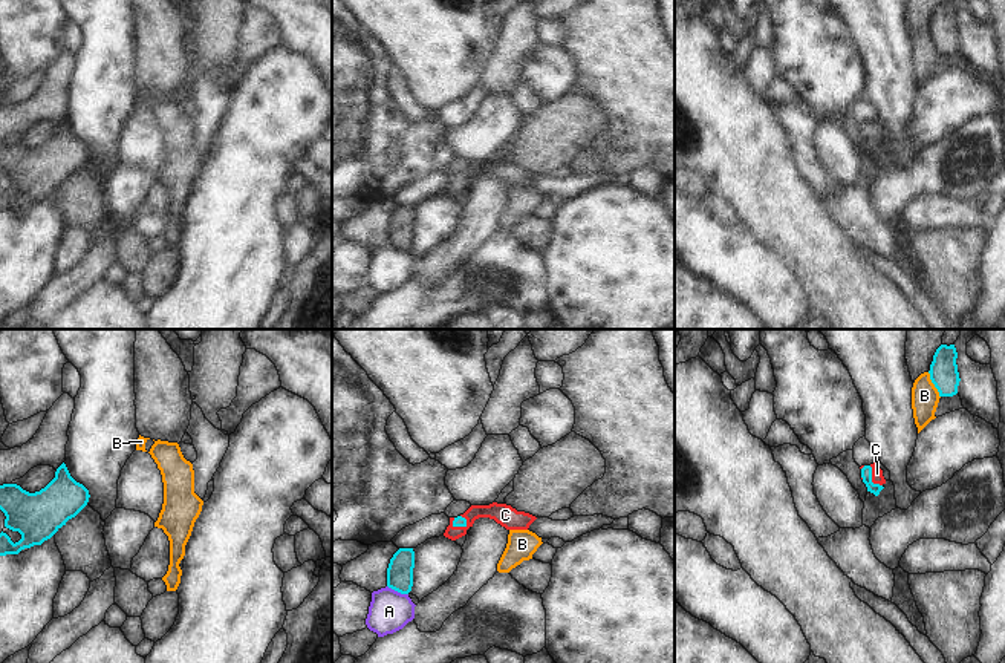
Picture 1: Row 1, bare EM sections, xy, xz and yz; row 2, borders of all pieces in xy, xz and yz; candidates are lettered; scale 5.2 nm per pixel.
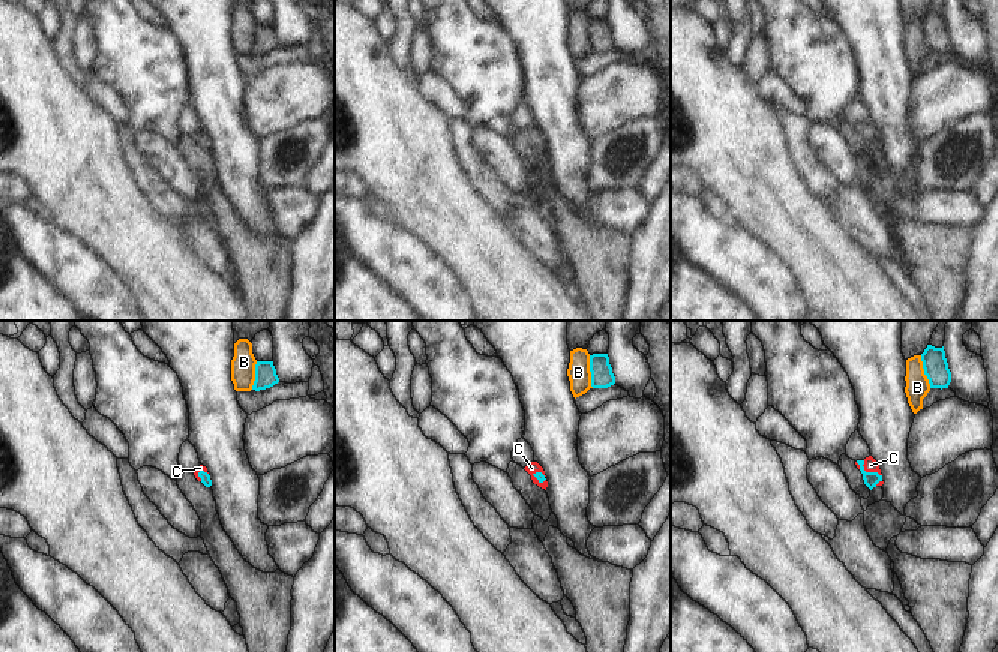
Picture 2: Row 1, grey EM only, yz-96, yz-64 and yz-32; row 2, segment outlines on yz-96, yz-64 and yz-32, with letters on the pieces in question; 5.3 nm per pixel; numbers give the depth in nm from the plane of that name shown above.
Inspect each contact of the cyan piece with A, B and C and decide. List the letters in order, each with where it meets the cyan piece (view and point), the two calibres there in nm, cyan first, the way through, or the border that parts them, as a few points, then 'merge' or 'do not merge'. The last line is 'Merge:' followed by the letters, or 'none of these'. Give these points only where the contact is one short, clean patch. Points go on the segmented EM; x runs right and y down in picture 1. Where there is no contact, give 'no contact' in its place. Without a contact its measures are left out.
A: contact xz (398, 591); calibres 140 and 220 nm; do not merge
B: contact yz (933, 383); calibres 150 and 140 nm; border yz (927, 372), (939, 397); do not merge
C: contact yz (871, 478); calibres 60 and 60 nm; way yz (866, 472), (871, 478), (877, 473); merge
Merge: C

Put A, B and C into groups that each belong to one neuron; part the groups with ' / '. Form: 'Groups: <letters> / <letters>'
Groups: A / B / C

